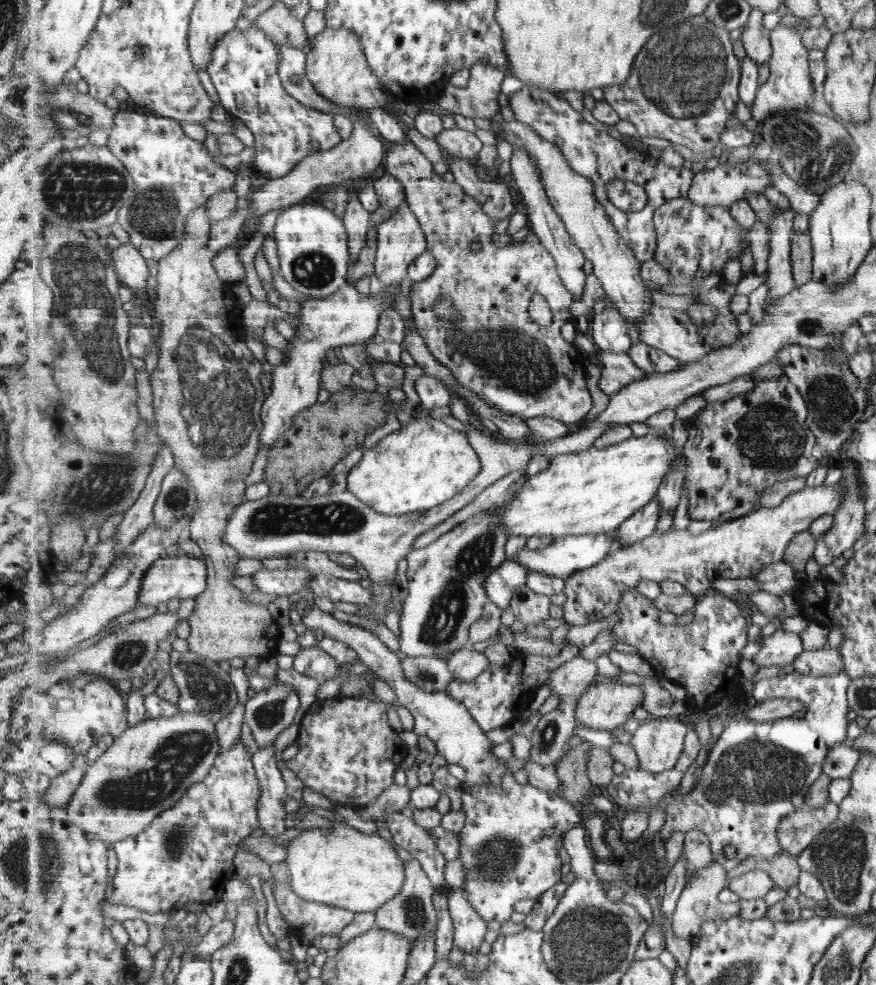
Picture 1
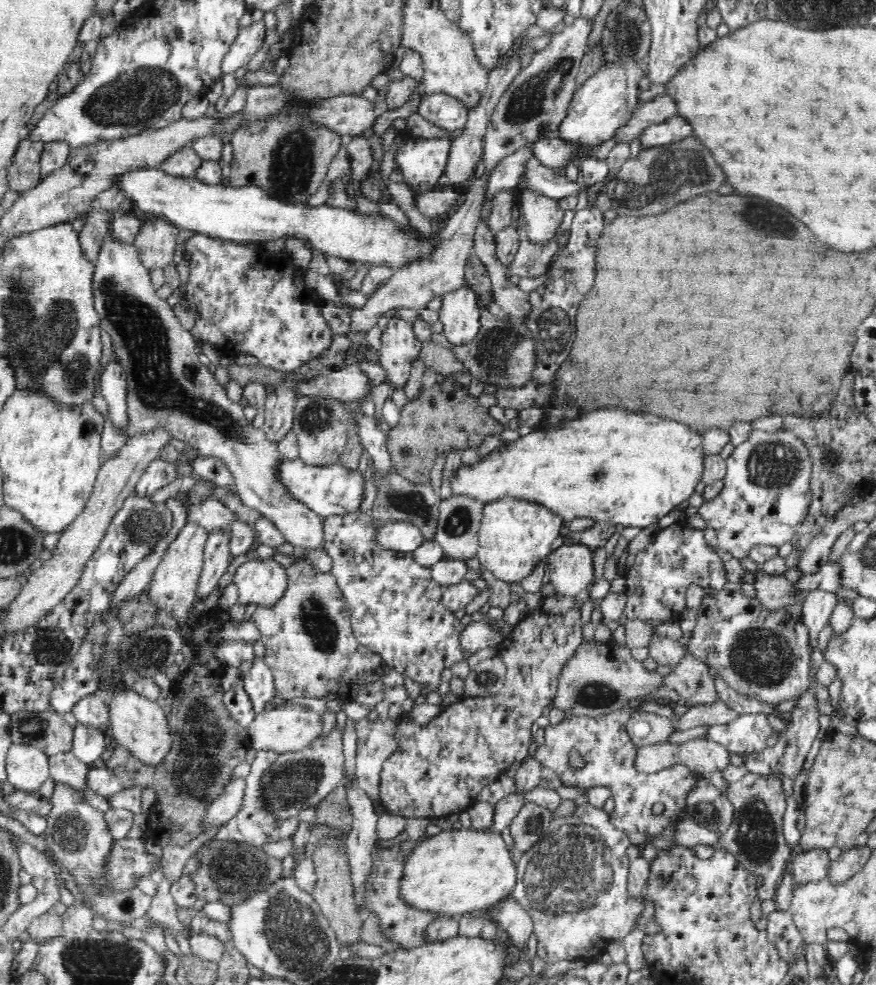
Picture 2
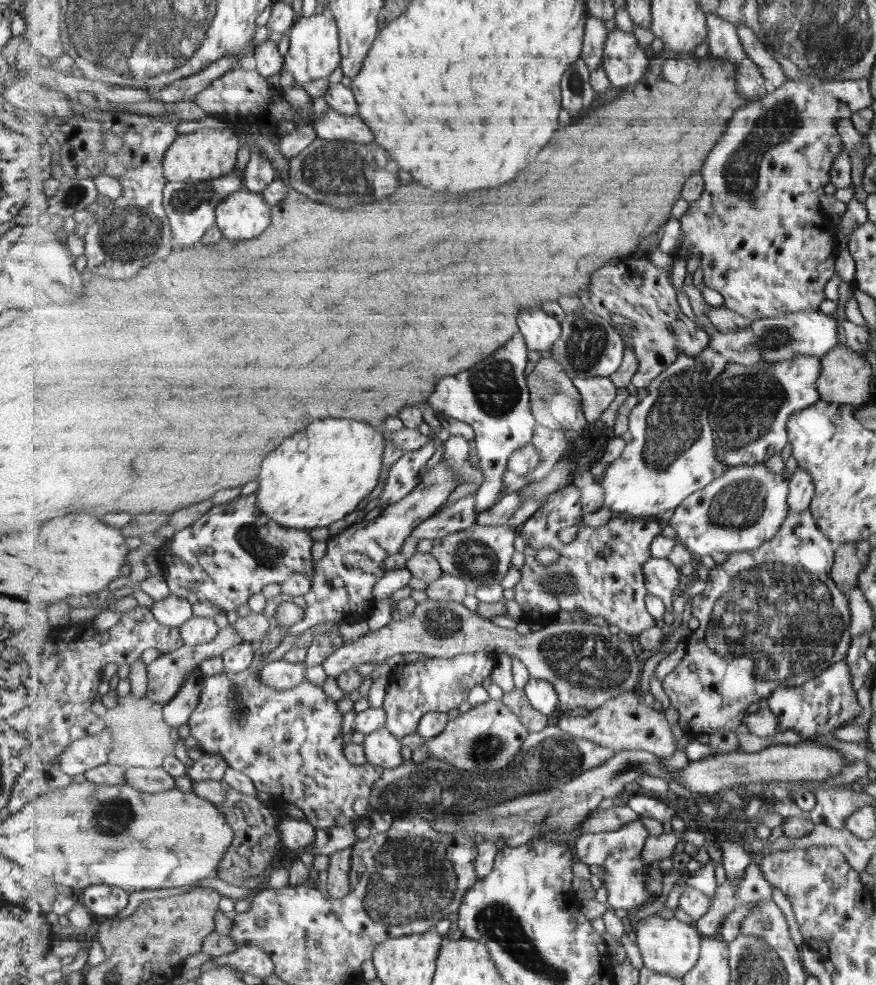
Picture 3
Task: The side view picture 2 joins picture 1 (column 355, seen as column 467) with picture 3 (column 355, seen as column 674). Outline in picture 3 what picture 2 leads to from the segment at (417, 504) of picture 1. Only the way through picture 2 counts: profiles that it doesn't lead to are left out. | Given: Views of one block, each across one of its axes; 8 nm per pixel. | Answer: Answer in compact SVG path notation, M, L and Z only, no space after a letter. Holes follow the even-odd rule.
M317 420L303 432L285 440L281 448L271 452L261 466L257 495L258 507L275 522L287 528L306 529L327 527L347 514L357 510L357 506L375 490L384 470L384 450L386 440L380 426L373 428L355 420Z

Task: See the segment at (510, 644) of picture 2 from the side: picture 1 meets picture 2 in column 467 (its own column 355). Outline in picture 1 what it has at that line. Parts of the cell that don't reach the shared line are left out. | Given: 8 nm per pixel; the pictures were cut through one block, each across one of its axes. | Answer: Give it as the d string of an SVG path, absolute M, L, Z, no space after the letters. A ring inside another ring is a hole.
M341 697L335 699L316 700L306 712L299 724L297 742L299 752L286 763L288 769L295 773L304 786L311 790L325 794L327 798L338 804L347 804L352 808L363 808L367 804L375 803L383 792L395 784L395 774L400 769L405 755L409 752L407 744L401 740L399 732L391 728L387 722L387 710L390 704L381 701L370 702L355 697Z

